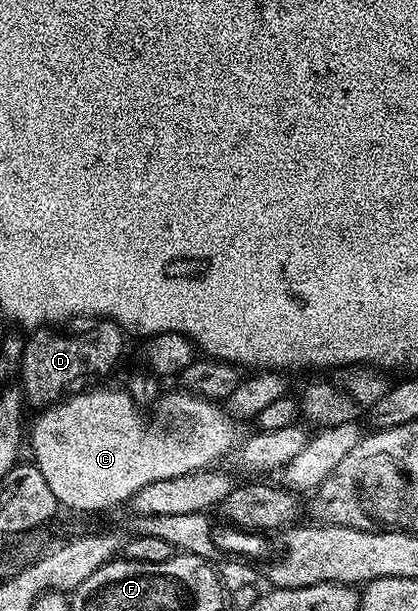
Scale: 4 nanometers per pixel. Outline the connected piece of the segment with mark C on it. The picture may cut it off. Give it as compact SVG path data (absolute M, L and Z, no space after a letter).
M103 385L95 386L93 389L87 389L77 392L65 399L61 403L53 404L41 412L42 415L34 423L34 428L29 428L28 431L28 447L34 450L32 462L34 466L40 469L40 473L44 473L44 481L48 481L52 493L56 496L56 501L63 508L71 507L74 511L106 511L109 507L118 507L129 504L131 497L144 489L144 485L148 485L152 481L164 481L168 477L184 477L184 473L192 473L193 471L204 471L215 466L217 459L222 459L226 454L233 452L239 446L240 438L238 439L239 424L228 414L225 406L219 405L213 399L204 399L200 395L194 394L189 389L177 389L178 391L170 391L159 394L156 402L153 404L150 419L145 415L143 408L134 402L129 391L114 387L102 387Z

